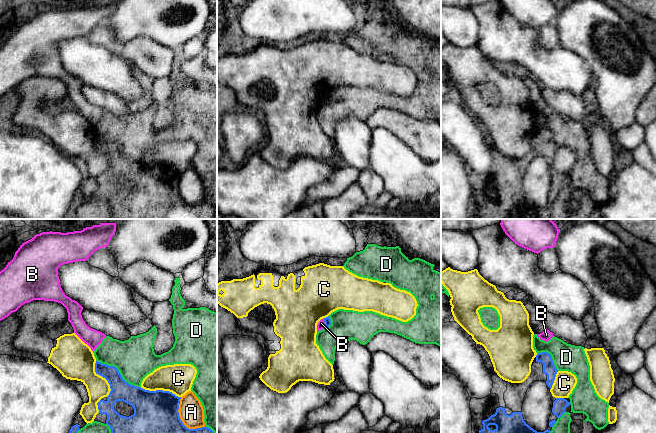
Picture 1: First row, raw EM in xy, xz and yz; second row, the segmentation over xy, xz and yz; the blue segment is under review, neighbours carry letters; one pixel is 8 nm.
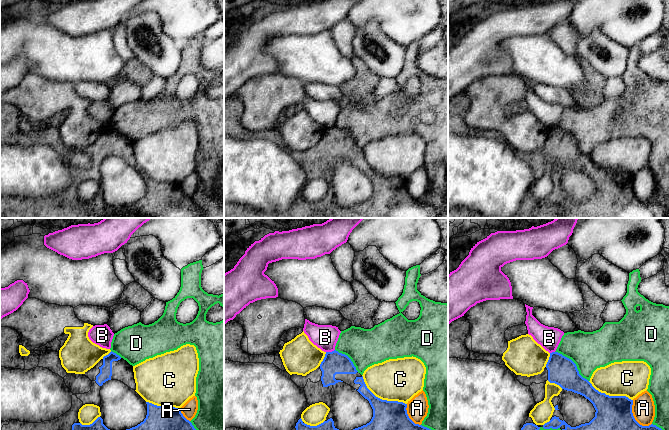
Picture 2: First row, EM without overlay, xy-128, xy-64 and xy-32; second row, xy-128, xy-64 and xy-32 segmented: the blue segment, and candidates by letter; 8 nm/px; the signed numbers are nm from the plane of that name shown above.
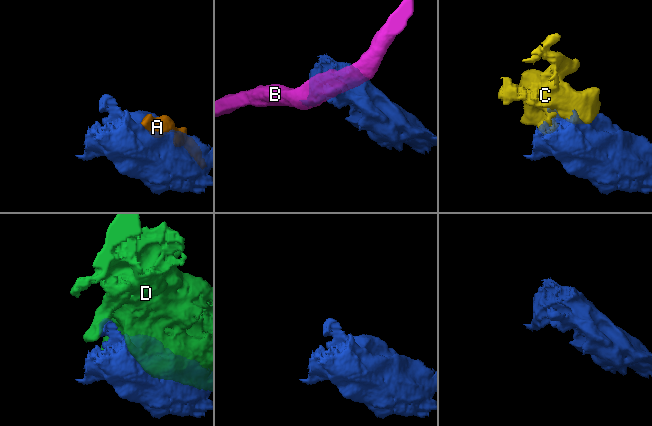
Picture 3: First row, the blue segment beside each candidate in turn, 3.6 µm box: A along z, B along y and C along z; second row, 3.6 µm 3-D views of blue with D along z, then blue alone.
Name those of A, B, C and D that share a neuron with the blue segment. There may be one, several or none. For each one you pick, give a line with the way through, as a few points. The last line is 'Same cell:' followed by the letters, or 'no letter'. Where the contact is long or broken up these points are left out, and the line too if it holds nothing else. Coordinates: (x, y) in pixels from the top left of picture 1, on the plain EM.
Same cell: no letter

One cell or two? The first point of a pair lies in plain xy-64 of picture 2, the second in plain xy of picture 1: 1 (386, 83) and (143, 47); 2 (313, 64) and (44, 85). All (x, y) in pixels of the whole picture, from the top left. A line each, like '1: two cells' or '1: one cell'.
1: two cells
2: two cells

